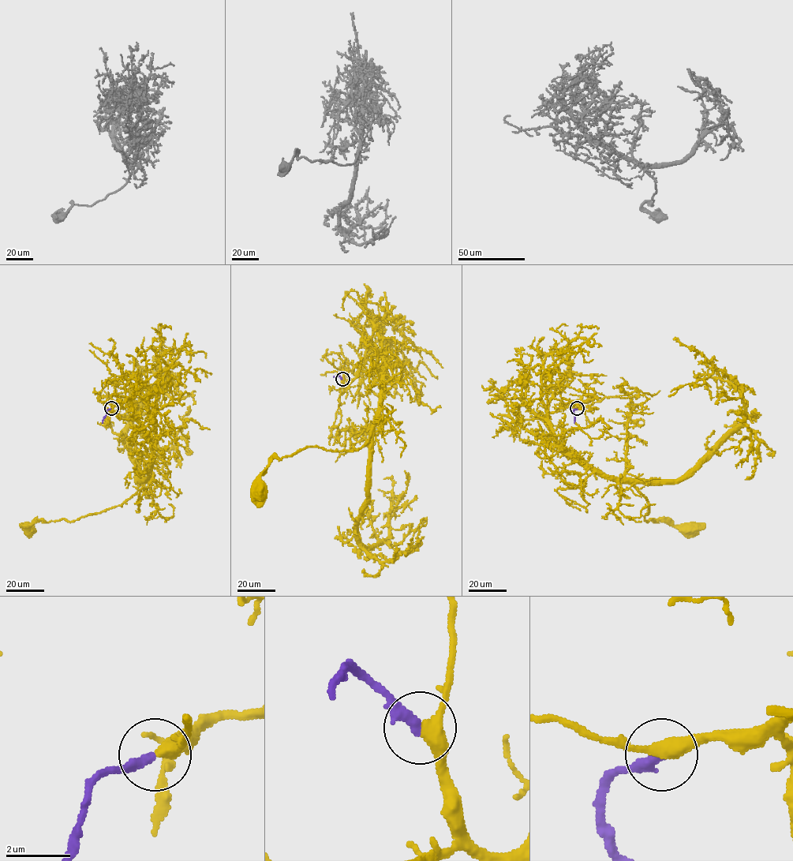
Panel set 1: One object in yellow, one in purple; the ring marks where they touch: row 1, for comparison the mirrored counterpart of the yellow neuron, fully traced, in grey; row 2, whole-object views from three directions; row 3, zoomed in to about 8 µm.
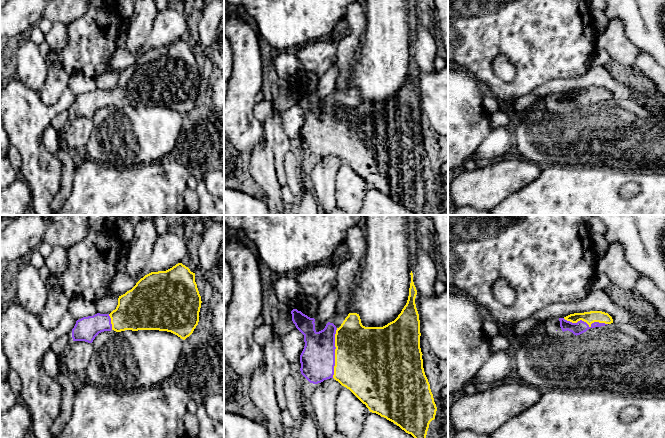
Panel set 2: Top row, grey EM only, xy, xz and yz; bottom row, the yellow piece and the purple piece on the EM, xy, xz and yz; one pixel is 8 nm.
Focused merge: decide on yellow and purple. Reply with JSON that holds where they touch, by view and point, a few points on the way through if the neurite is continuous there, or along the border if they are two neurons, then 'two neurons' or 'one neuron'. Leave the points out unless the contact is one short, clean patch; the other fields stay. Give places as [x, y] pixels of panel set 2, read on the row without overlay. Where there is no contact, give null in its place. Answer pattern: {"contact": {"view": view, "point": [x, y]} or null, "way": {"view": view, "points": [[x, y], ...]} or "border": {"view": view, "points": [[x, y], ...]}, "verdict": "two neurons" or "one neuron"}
{"contact": {"view": "xz", "point": [335, 129]}, "way": {"view": "xz", "points": [[365, 133], [335, 129], [328, 129], [317, 135]]}, "verdict": "one neuron"}

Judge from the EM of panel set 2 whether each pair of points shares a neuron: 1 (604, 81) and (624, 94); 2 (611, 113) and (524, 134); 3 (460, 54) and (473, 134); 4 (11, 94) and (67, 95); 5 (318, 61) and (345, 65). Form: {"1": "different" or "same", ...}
{"1": "same", "2": "same", "3": "different", "4": "same", "5": "different"}

